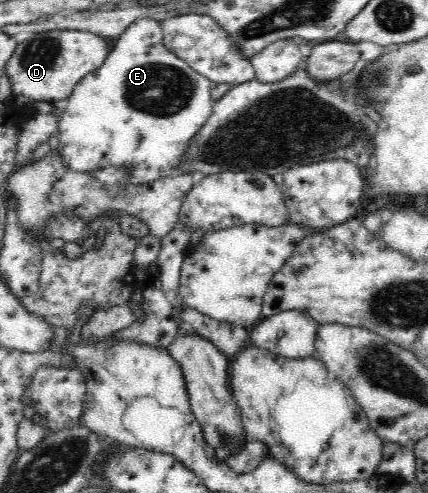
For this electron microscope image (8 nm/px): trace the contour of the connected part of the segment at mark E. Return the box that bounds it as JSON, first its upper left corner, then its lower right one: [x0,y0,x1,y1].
[58,18,214,184]

